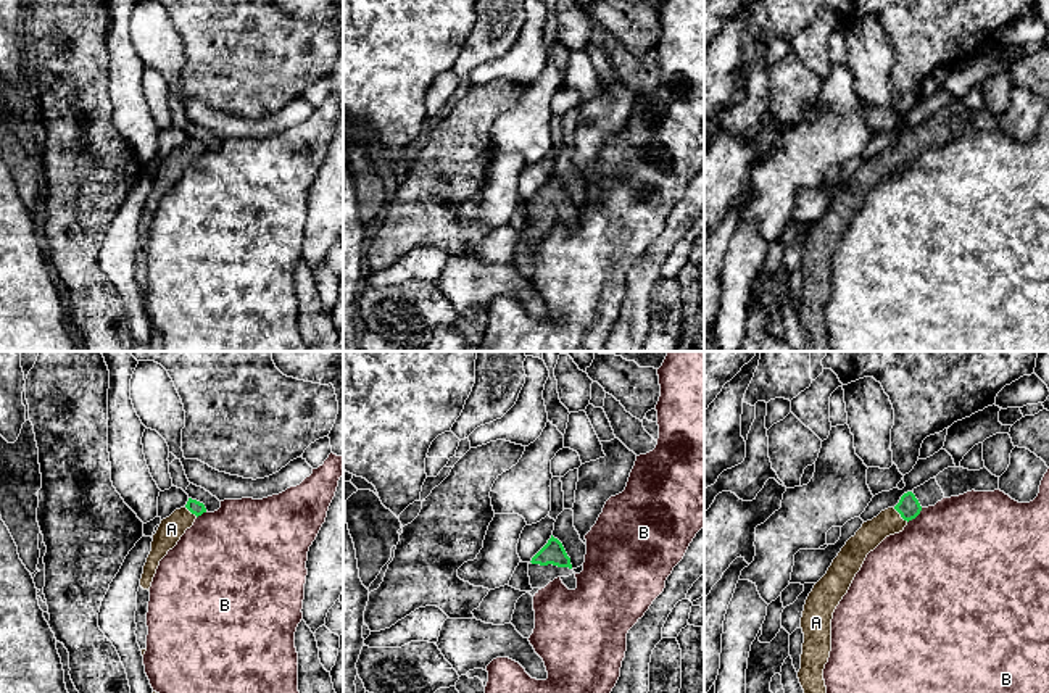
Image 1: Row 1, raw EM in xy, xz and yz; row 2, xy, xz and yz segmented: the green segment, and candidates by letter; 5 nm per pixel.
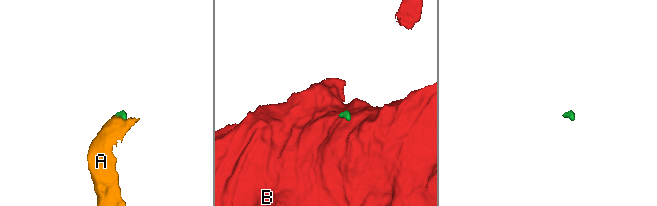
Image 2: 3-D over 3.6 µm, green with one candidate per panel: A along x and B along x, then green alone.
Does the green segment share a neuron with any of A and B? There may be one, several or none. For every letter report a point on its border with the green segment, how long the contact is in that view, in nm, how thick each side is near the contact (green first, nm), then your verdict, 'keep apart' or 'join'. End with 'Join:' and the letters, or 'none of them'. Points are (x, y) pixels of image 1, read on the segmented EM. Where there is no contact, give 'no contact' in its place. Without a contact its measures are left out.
A: meets green in yz at (901, 516); contact 100 nm long; 110 nm thick on the green side, 130 nm on the other; join
B: meets green in yz at (916, 516); contact 110 nm long; 110 nm thick on the green side, 500 nm on the other; keep apart
Join: A

